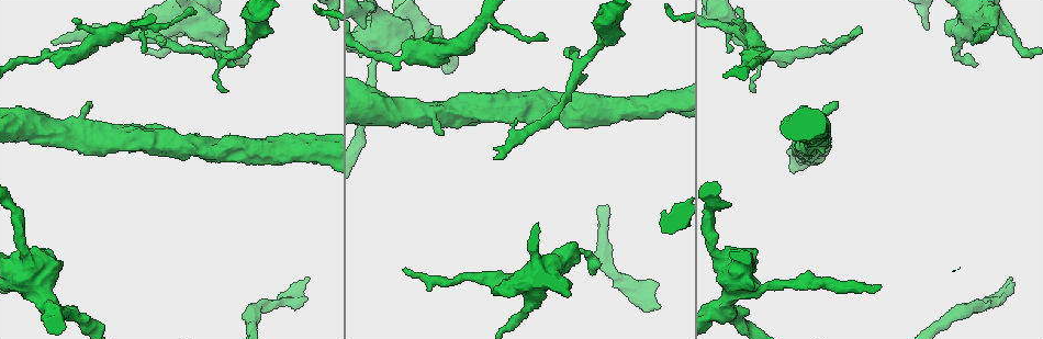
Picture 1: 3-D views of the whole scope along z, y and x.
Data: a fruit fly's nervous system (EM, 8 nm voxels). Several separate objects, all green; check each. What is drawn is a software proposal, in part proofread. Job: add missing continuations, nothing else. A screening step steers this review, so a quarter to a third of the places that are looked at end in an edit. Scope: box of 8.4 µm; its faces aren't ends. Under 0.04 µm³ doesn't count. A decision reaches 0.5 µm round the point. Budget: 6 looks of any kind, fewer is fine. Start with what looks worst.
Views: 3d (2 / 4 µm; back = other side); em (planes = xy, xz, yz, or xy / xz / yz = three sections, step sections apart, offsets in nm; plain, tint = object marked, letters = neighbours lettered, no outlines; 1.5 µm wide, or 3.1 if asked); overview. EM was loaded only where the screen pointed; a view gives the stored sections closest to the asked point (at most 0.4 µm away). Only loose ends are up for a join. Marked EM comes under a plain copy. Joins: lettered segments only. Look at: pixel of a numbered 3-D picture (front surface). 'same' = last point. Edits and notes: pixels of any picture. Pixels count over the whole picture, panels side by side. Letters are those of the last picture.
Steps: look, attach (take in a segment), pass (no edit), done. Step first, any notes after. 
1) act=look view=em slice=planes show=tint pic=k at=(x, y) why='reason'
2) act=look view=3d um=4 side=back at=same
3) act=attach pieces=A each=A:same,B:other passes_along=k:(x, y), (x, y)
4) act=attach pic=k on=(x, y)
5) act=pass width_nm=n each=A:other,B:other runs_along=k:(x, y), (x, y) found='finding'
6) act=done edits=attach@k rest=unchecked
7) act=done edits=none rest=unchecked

act=look view=em slice=planes show=letters pic=1 at=(659, 307) why='thin end'

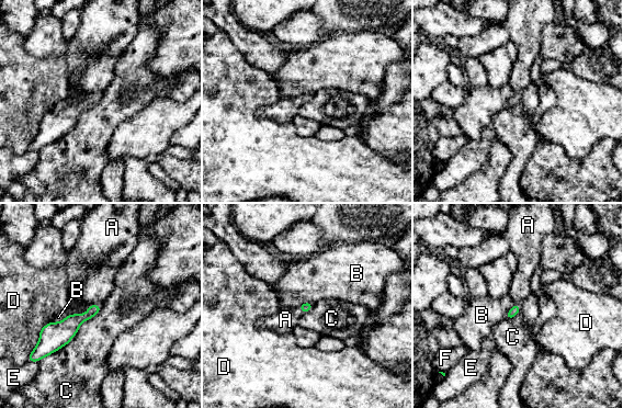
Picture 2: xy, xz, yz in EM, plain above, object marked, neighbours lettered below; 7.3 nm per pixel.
act=attach pieces=A each=A:same,B:other,C:other,D:other,E:other,F:other passes_along=2:(64, 331), (88, 307), (94, 285) found='the neuron continues'

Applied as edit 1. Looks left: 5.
act=look view=overview why='redraw'

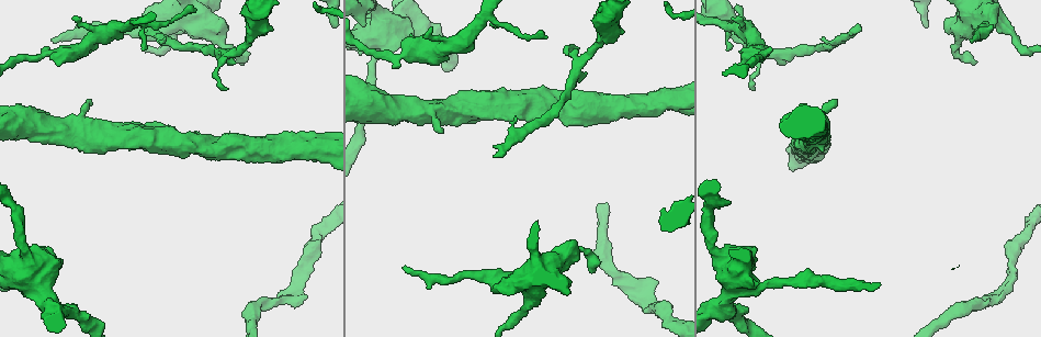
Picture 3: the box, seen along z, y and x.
act=look view=3d um=4 side=back pic=3 at=(404, 268) why='long arm stops here'

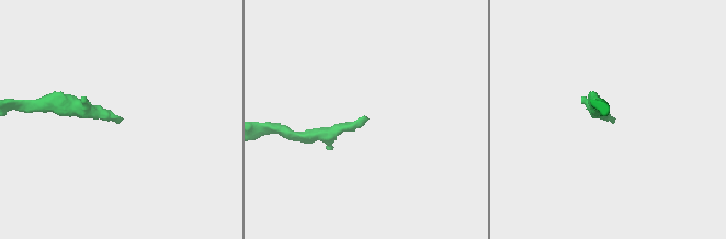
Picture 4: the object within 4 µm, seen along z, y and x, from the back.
act=look view=em slice=planes show=letters pic=4 at=(119, 118)

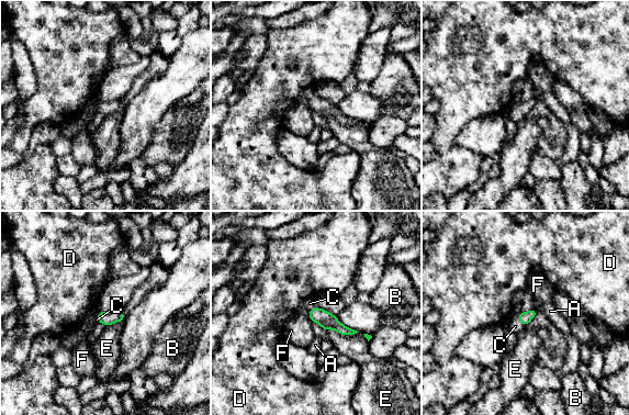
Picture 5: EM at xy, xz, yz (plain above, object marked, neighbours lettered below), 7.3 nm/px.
act=attach pieces=C each=A:other,B:other,C:same,D:other,E:other,F:other passes_along=5:(327, 321), (311, 310), (310, 303) found='it goes on there'

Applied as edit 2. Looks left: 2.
act=look view=em slice=planes show=letters pic=3 at=(835, 107)

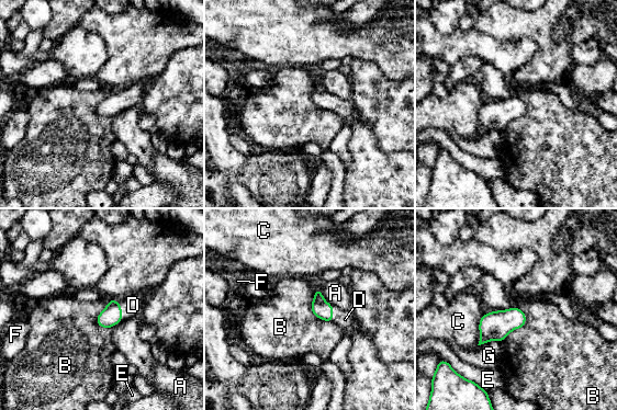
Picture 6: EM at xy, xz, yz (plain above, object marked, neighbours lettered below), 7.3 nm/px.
act=attach pieces=D width_nm=140 each=A:other,B:other,C:other,D:same,E:other,F:other,G:other found='the neuron continues'

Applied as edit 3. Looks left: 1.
act=done edits=attach@2,attach@5,attach@6 rest=unchecked

